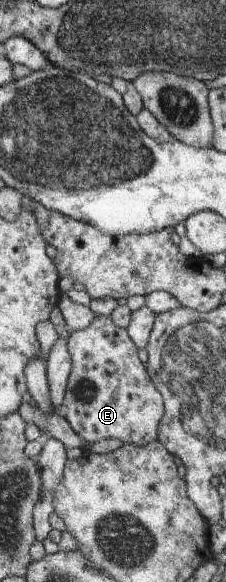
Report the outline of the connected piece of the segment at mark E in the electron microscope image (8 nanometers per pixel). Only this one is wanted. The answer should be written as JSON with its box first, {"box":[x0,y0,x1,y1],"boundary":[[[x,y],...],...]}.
{"box":[61,316,163,447],"boundary":[[[96,316],[83,330],[72,331],[68,338],[72,366],[70,380],[61,406],[63,418],[82,440],[97,442],[105,438],[119,438],[125,444],[144,447],[157,440],[157,428],[163,418],[163,398],[153,386],[129,331],[116,324],[111,317]]]}

